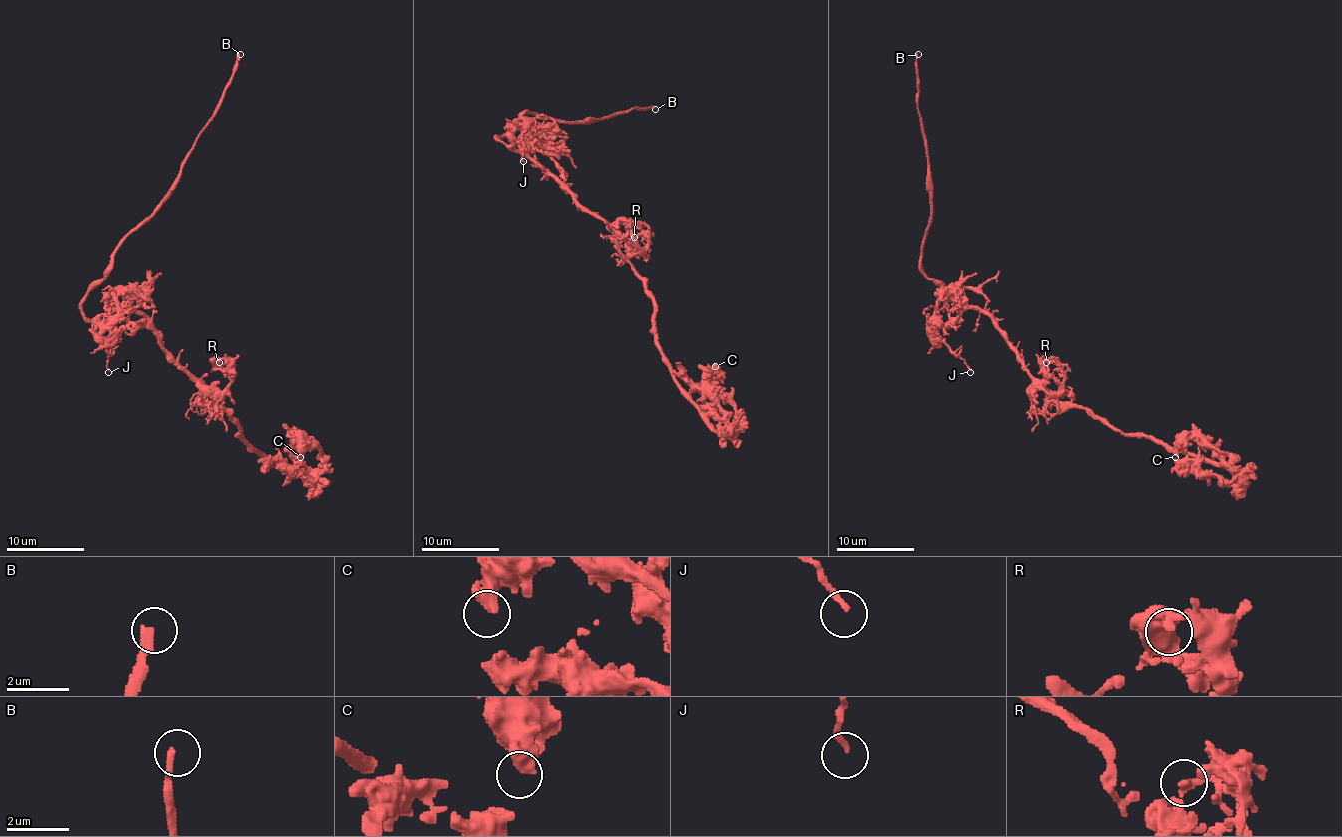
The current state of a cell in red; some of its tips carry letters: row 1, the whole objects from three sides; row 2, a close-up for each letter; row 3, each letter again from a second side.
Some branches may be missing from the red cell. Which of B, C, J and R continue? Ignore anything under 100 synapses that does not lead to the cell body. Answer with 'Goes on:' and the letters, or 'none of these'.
Goes on: B

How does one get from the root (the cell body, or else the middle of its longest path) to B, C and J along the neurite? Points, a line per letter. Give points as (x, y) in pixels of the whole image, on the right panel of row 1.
B: (1007, 337), (988, 314), (972, 308), (953, 320), (947, 294), (922, 271), (930, 172), (918, 111), (918, 54)
C: (1007, 337), (1056, 401), (1189, 451), (1203, 470), (1232, 480), (1232, 459), (1199, 441), (1175, 457)
J: (1007, 337), (988, 314), (972, 308), (966, 308), (939, 325), (936, 335), (970, 372)

